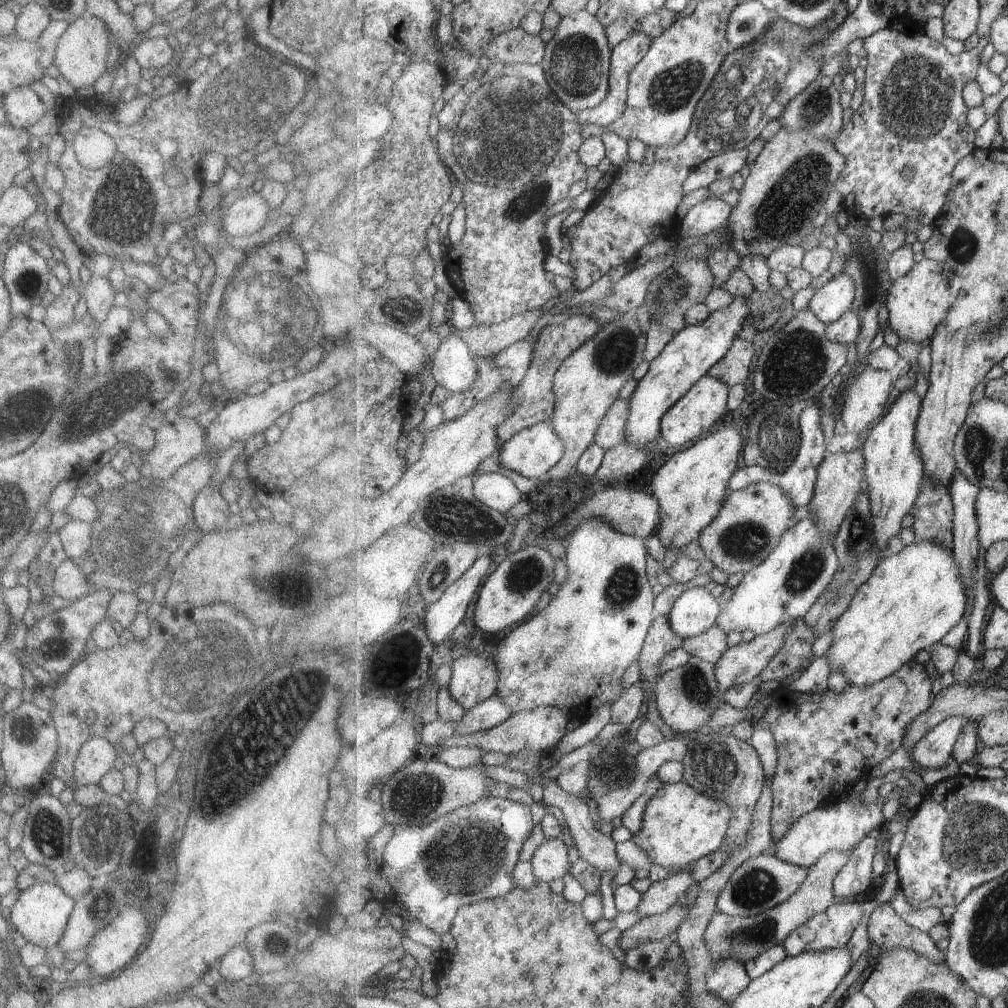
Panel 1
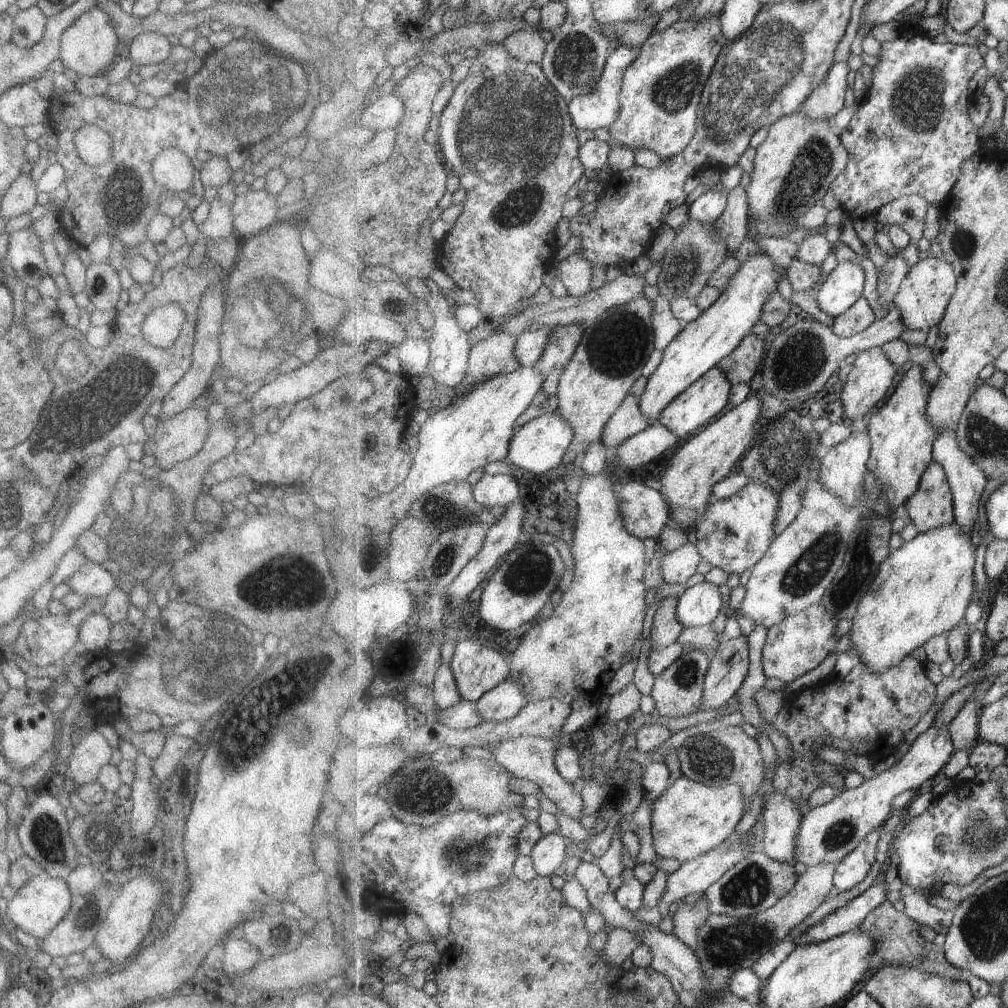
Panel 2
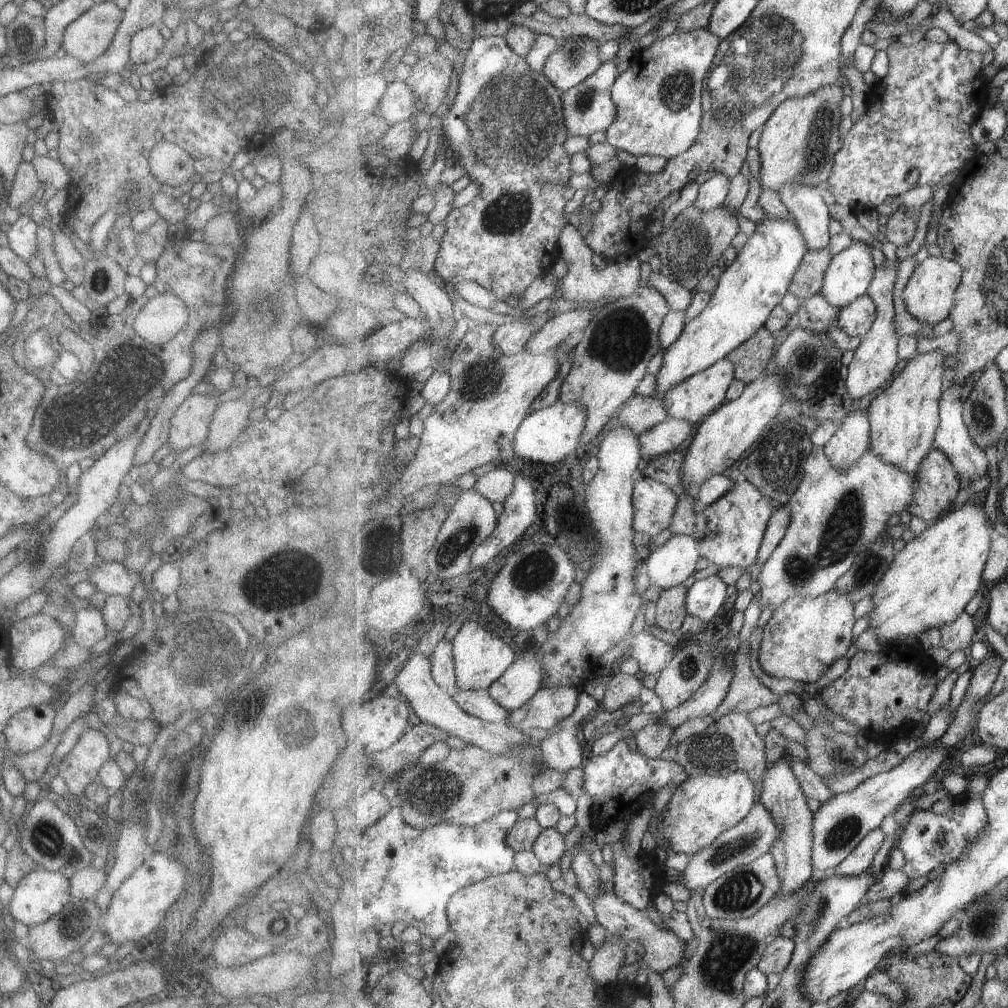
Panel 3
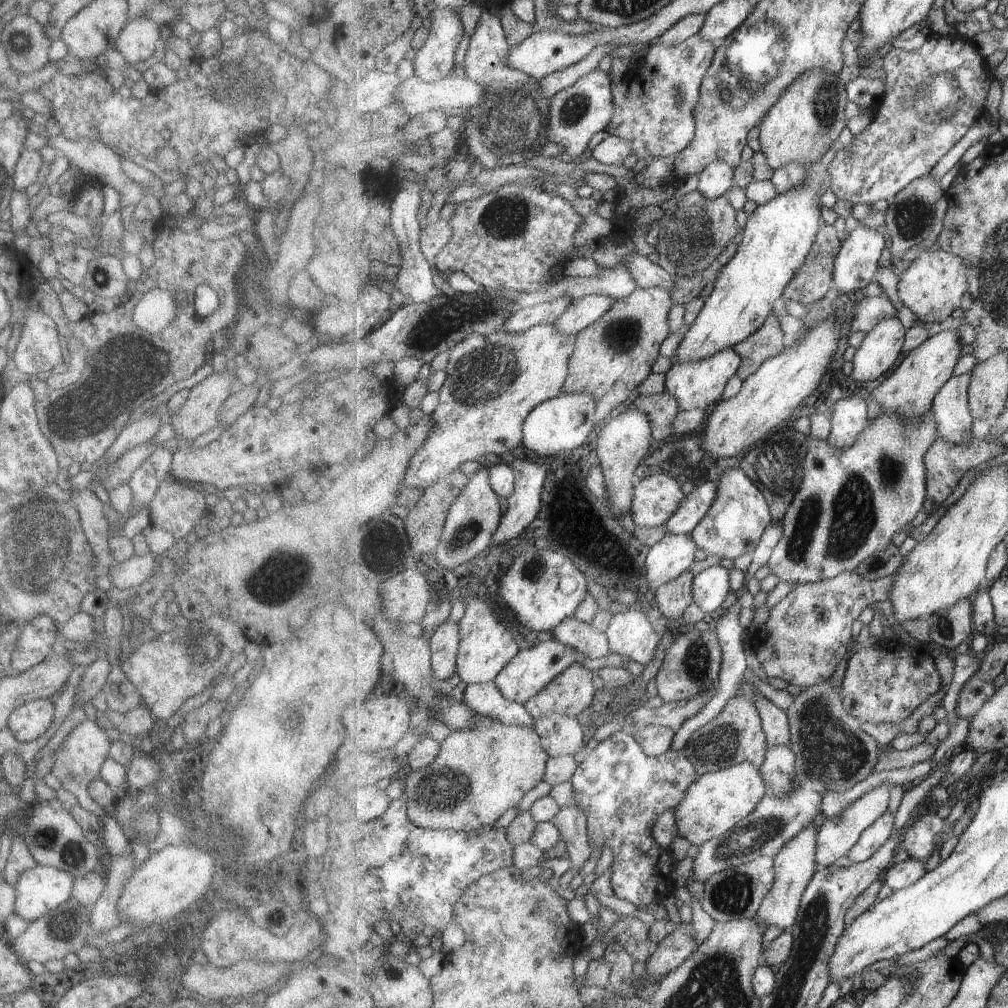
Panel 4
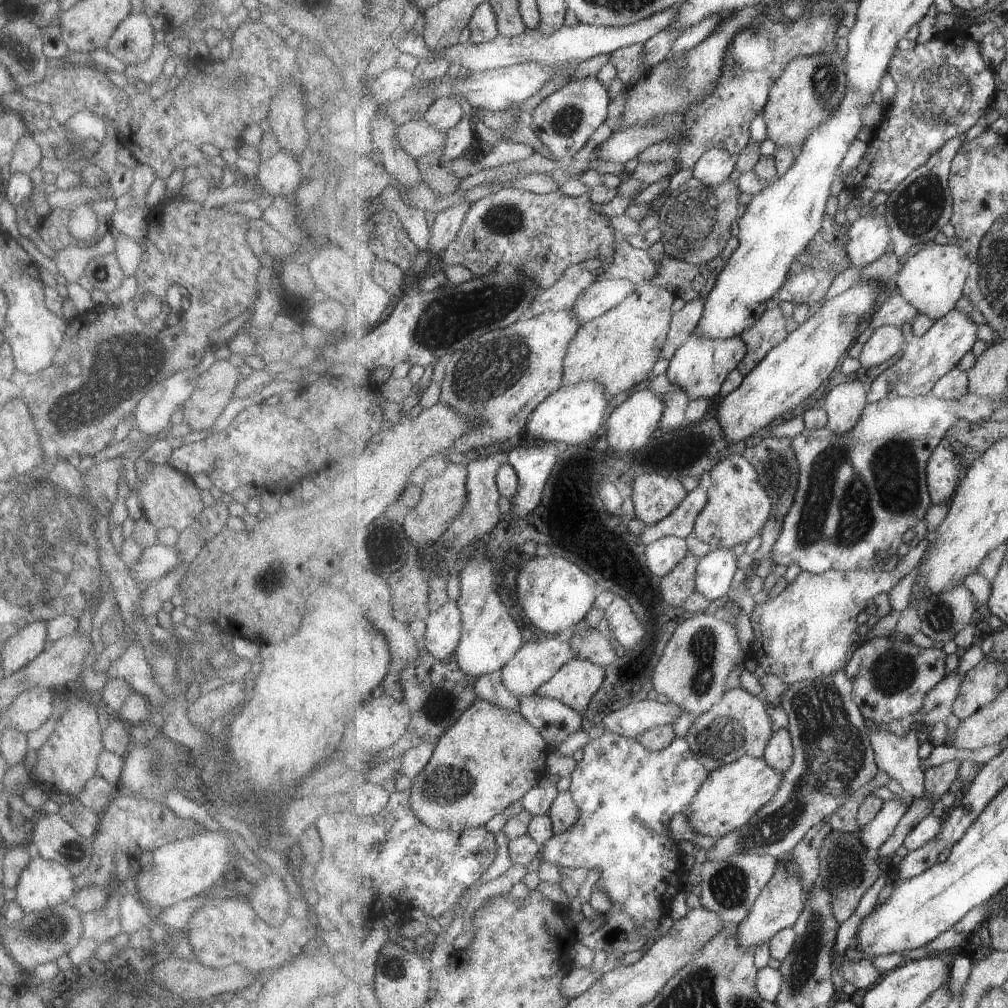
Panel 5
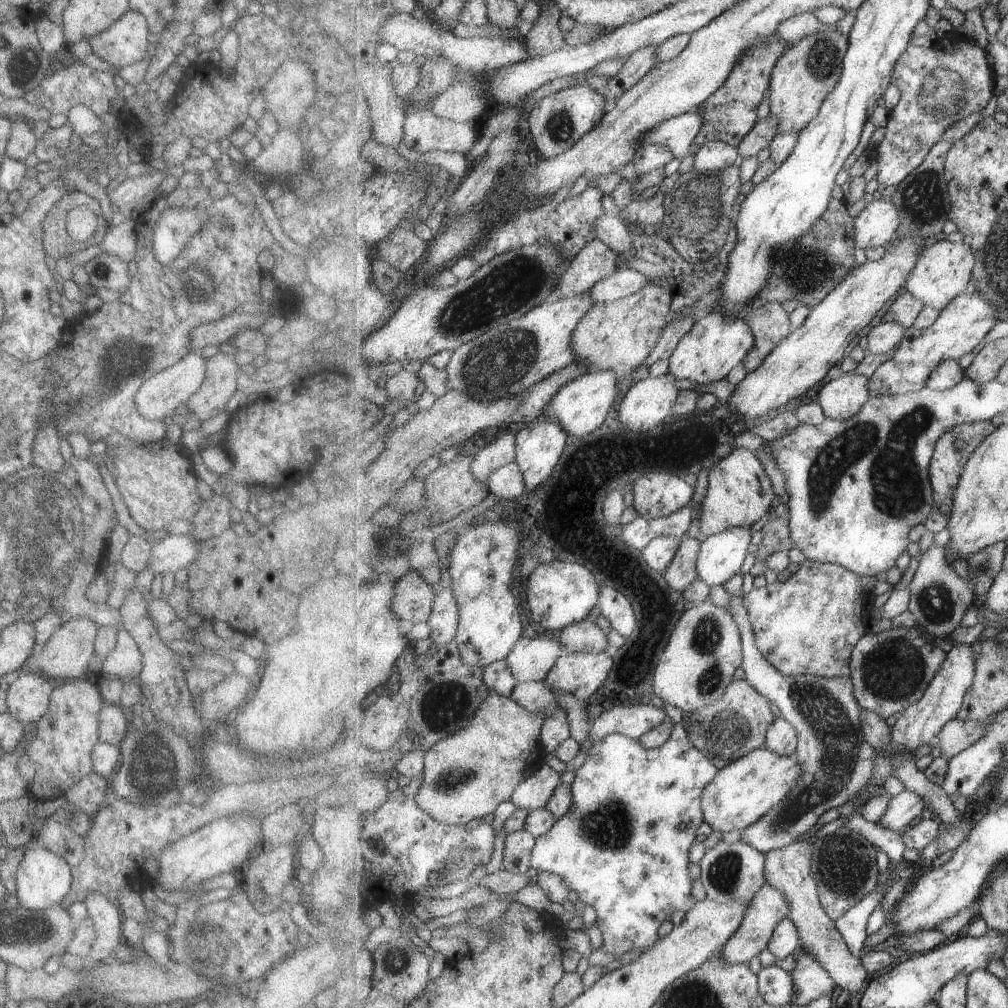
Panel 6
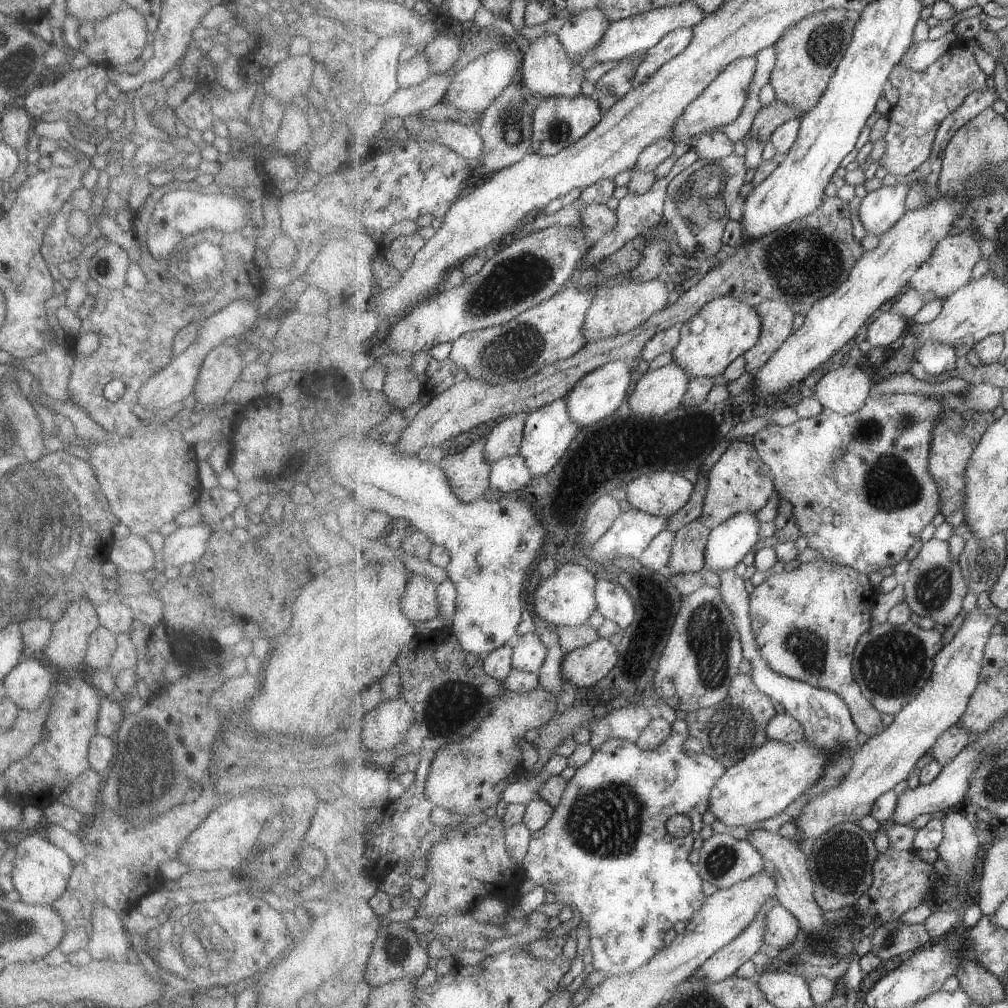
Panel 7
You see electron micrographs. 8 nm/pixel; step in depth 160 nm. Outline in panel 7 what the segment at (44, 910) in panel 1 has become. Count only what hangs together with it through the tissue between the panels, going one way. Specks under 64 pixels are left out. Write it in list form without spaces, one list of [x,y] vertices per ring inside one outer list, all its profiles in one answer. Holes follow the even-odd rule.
[[[39,830],[31,831],[14,846],[10,877],[19,901],[28,905],[50,905],[65,890],[73,862],[55,845],[52,845]]]

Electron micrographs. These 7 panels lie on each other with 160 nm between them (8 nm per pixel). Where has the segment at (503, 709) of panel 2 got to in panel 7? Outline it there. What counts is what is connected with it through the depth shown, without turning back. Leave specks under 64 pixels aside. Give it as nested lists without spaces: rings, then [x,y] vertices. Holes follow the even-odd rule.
[[[527,633],[517,636],[512,642],[512,665],[518,671],[539,673],[548,655],[548,648],[543,644],[539,633]]]

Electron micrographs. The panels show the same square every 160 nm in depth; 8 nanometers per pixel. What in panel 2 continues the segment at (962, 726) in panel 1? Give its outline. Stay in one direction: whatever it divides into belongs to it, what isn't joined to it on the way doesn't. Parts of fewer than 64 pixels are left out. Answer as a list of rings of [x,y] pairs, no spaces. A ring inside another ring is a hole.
[[[934,724],[927,732],[924,732],[915,740],[901,760],[894,760],[891,768],[878,773],[877,777],[863,782],[854,789],[845,788],[826,805],[806,810],[803,814],[798,839],[796,840],[796,860],[805,864],[807,868],[821,863],[837,864],[843,861],[844,858],[848,857],[848,854],[851,854],[860,845],[860,842],[869,833],[879,830],[887,822],[887,818],[895,812],[891,804],[901,792],[905,792],[905,790],[921,792],[941,770],[943,771],[943,768],[947,766],[947,762],[951,760],[953,753],[956,754],[955,751],[956,748],[950,733],[950,724],[949,727],[947,725],[938,727]]]

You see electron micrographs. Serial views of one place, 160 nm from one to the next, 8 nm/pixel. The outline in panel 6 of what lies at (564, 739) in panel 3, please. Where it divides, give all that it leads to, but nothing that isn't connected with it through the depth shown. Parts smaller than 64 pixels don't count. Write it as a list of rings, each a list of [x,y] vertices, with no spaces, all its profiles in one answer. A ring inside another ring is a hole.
[[[544,681],[518,683],[512,699],[532,713],[544,713],[544,720],[554,717],[562,708],[559,697]]]

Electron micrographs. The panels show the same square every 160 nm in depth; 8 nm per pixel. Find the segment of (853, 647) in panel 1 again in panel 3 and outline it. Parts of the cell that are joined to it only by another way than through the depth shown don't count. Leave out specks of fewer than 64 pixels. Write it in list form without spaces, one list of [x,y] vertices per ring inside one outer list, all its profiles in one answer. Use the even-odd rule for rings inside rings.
[[[973,500],[969,501],[958,508],[953,509],[947,516],[939,519],[935,524],[926,528],[921,534],[917,535],[912,541],[909,541],[897,554],[889,567],[889,570],[881,577],[877,583],[875,592],[871,596],[873,602],[872,610],[866,617],[869,622],[869,628],[876,632],[878,639],[883,643],[884,647],[893,646],[898,642],[903,642],[907,636],[913,636],[918,639],[920,634],[931,629],[940,629],[944,624],[955,622],[966,610],[966,606],[976,597],[977,591],[982,588],[984,584],[984,570],[987,564],[990,550],[992,549],[992,542],[996,536],[995,531],[991,528],[991,524],[987,522],[987,514],[983,512],[983,503],[975,506]]]

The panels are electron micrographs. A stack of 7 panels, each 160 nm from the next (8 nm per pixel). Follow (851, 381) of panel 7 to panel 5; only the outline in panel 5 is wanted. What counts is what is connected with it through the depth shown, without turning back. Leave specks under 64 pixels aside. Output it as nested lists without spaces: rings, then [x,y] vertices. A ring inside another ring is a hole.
[[[855,380],[837,385],[824,402],[828,429],[836,435],[849,434],[860,423],[868,403],[868,392],[863,382]]]

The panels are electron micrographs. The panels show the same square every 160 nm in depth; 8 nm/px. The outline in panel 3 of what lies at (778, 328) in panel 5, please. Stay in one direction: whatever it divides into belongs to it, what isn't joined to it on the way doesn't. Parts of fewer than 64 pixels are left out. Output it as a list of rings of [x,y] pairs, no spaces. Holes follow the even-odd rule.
[[[760,328],[748,341],[728,354],[728,359],[736,366],[735,379],[751,384],[759,380],[769,368],[776,353],[775,334],[767,328]]]

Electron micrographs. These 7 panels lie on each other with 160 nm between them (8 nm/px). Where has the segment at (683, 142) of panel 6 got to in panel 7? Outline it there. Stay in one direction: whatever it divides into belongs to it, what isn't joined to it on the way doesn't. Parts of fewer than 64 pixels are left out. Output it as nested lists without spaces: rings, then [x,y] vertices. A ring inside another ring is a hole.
[[[756,56],[737,59],[731,63],[680,116],[673,129],[671,140],[679,142],[685,138],[695,138],[695,136],[703,134],[705,130],[721,128],[721,126],[735,122],[745,108],[745,102],[749,96],[749,84],[756,75],[757,65],[758,58]]]

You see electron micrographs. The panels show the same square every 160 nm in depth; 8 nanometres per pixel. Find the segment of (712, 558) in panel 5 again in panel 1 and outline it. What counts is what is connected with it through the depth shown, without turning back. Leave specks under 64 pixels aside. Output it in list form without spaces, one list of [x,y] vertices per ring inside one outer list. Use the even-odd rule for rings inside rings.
[[[704,587],[686,590],[668,614],[673,632],[684,639],[707,632],[722,613],[717,598]]]

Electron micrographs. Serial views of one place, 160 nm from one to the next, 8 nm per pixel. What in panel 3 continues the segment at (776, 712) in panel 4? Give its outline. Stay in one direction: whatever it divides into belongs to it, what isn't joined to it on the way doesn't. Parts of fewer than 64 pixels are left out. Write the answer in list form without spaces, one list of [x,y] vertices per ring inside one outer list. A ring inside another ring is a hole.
[[[771,728],[769,733],[763,737],[763,742],[765,742],[765,752],[767,752],[767,769],[785,758],[786,754],[799,761],[807,761],[809,758],[809,751],[805,745],[787,740],[779,730]]]

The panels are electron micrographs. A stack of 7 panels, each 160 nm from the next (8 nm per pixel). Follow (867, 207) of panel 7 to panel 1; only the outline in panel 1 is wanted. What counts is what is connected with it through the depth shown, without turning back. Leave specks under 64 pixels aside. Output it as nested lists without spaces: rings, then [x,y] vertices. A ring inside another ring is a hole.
[[[844,272],[816,291],[807,308],[830,325],[851,311],[856,297],[855,281]]]

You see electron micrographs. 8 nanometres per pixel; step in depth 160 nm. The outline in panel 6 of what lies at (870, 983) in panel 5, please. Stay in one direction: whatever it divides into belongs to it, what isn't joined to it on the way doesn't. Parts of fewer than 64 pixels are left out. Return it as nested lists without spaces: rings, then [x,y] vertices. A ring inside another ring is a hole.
[[[809,838],[794,842],[787,848],[777,848],[771,852],[765,852],[765,878],[767,885],[779,889],[791,905],[791,920],[796,923],[802,940],[801,951],[809,951],[814,954],[818,961],[823,964],[831,978],[836,982],[839,989],[849,992],[863,990],[869,971],[865,968],[862,959],[856,957],[836,927],[836,922],[827,914],[822,905],[818,882],[813,876],[812,858],[815,852],[816,842]]]

